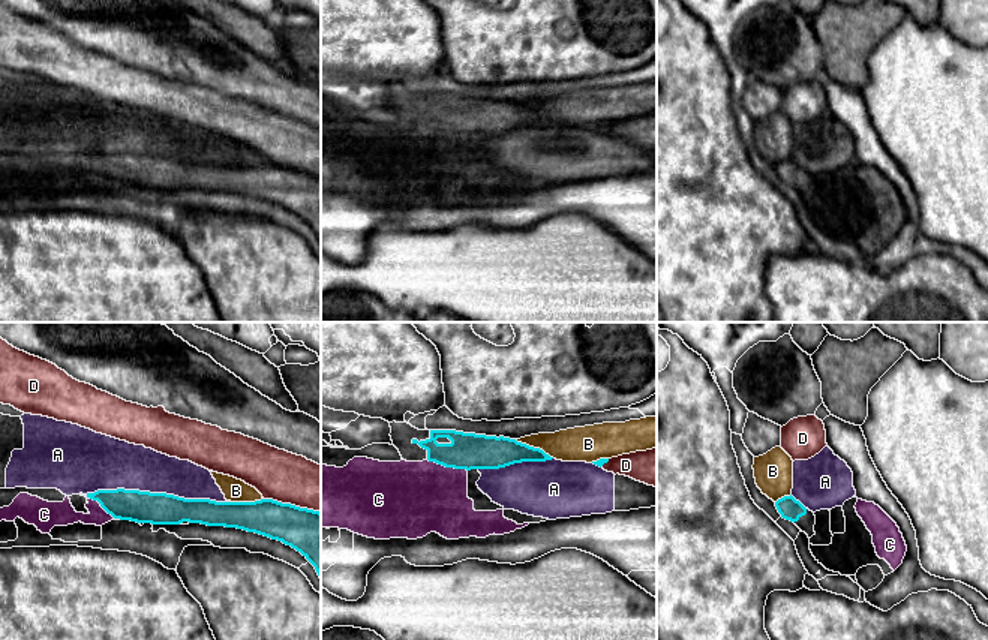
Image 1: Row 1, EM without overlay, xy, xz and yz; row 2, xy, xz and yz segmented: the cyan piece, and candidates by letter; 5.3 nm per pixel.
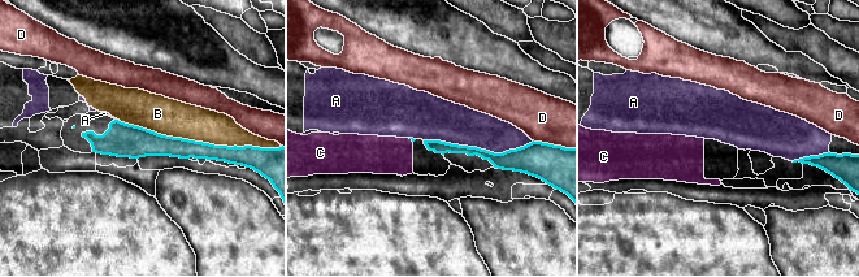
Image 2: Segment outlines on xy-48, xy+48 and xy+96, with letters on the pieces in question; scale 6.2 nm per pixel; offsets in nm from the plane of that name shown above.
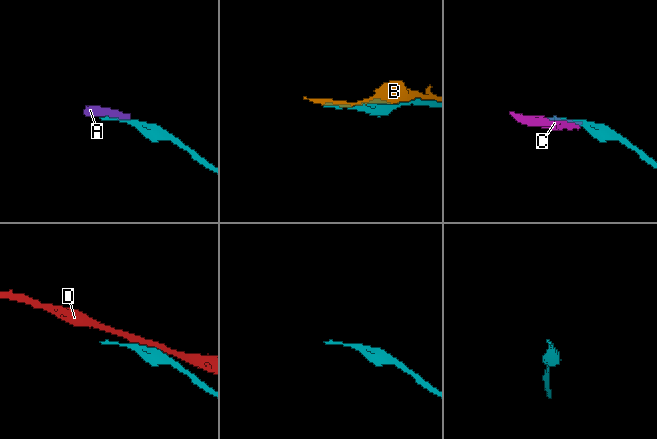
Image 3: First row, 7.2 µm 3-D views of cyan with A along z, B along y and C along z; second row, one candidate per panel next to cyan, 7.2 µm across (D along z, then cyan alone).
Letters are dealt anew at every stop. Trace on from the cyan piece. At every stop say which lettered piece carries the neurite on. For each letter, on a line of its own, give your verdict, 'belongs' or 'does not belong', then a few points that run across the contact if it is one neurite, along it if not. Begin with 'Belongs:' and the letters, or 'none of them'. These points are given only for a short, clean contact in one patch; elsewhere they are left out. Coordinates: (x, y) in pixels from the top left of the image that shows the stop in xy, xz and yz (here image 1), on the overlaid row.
Belongs: none of them
A: does not belong
B: does not belong
C: does not belong; line xz (428, 459), (467, 471)
D: does not belong

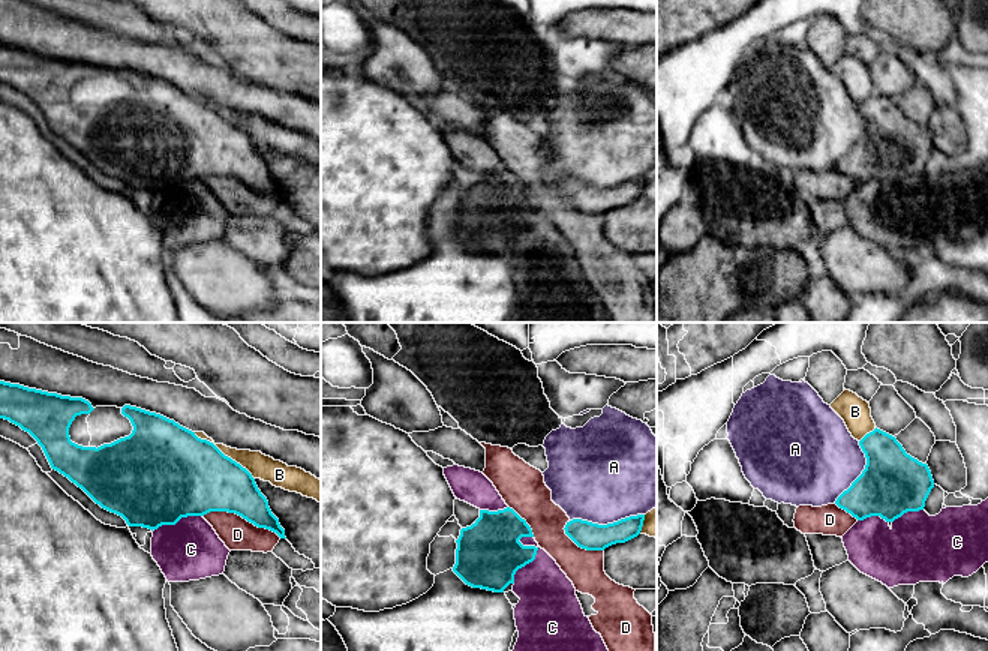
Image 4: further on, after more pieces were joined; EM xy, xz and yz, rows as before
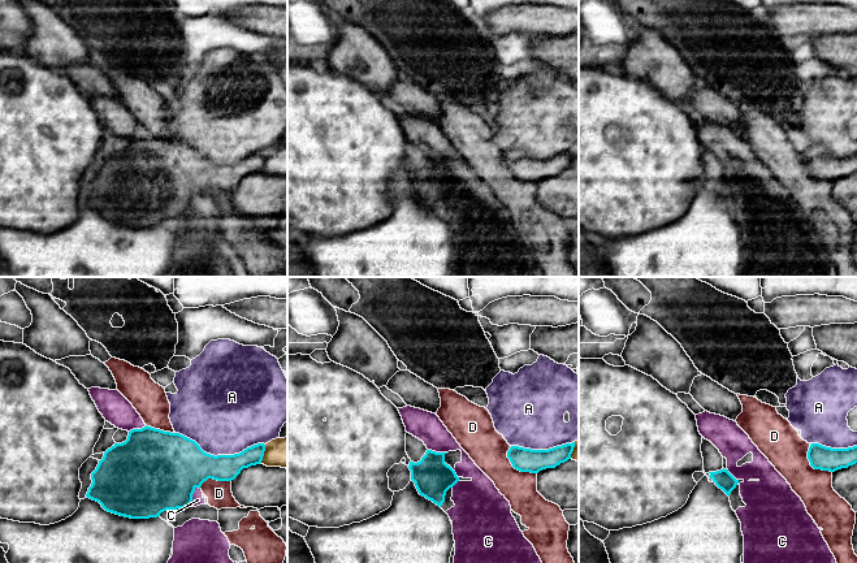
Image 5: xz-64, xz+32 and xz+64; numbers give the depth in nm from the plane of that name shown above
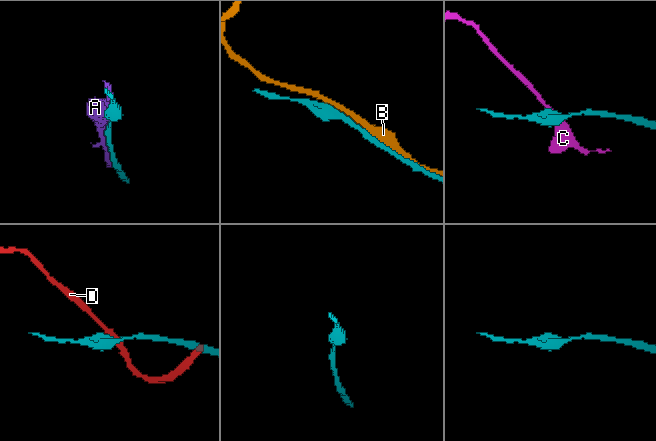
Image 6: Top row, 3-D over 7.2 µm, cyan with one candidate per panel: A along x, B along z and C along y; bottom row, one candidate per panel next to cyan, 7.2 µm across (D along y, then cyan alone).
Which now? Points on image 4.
Belongs: none of them
A: does not belong
B: does not belong
C: does not belong
D: does not belong

